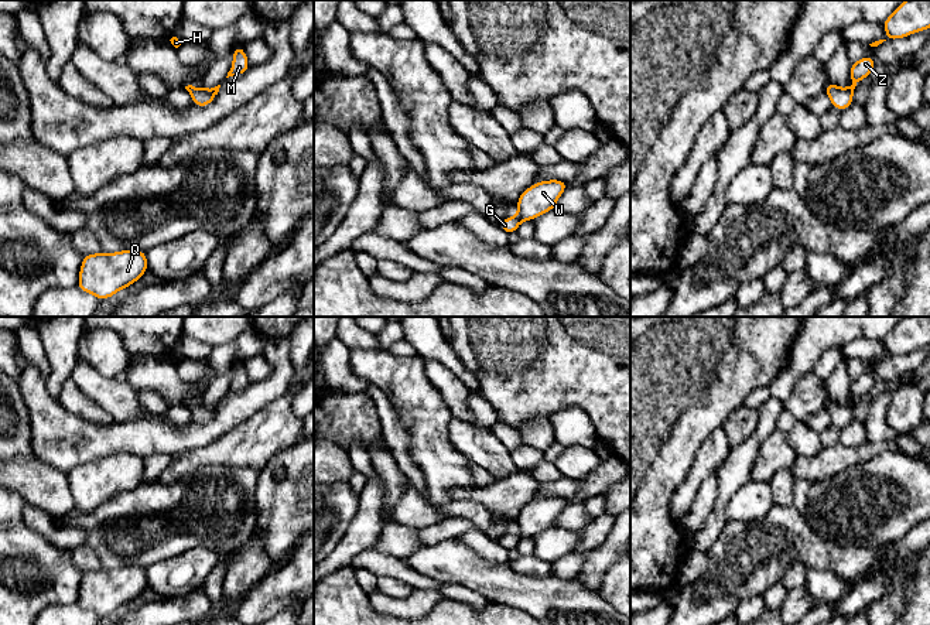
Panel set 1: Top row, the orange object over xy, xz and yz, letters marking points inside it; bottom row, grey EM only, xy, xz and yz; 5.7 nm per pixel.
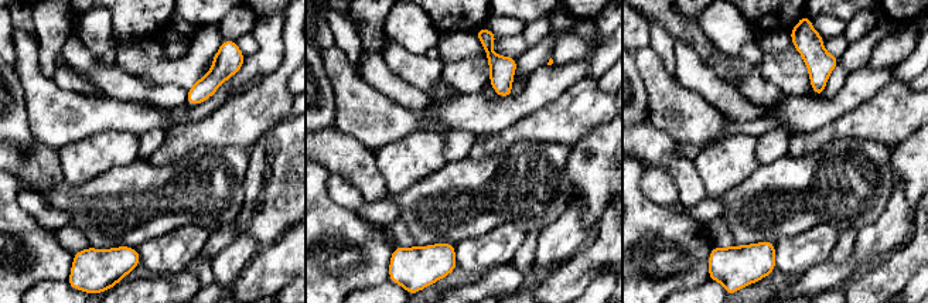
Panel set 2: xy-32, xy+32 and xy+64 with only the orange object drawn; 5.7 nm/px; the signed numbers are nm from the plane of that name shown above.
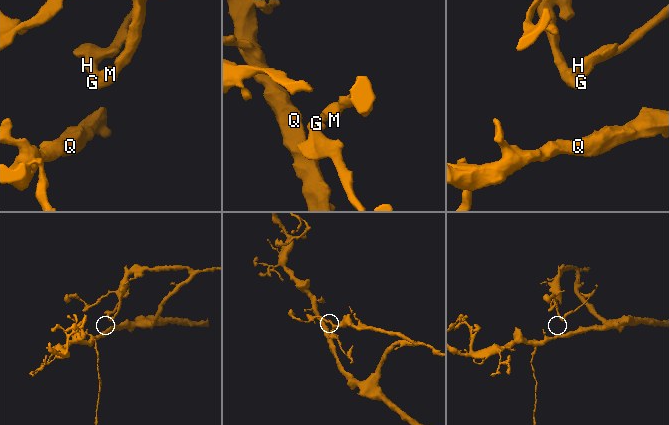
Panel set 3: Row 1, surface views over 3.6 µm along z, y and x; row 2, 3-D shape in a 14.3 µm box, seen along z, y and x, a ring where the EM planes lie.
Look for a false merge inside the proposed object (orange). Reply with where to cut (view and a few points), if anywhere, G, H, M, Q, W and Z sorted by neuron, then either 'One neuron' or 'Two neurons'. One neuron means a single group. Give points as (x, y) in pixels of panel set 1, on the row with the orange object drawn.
No split. Groups: G H M Q W Z. One neuron

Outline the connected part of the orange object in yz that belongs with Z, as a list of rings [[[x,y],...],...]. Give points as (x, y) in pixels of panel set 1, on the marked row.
[[[866,55],[859,61],[851,64],[849,78],[852,79],[852,85],[848,88],[838,88],[834,82],[828,82],[824,93],[830,98],[831,106],[838,109],[840,112],[849,107],[854,102],[854,89],[858,82],[871,75],[876,65],[873,57]]]

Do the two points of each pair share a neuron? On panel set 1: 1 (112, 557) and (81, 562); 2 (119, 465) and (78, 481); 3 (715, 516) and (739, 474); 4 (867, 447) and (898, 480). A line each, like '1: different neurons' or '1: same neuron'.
1: different neurons
2: same neuron
3: same neuron
4: different neurons

